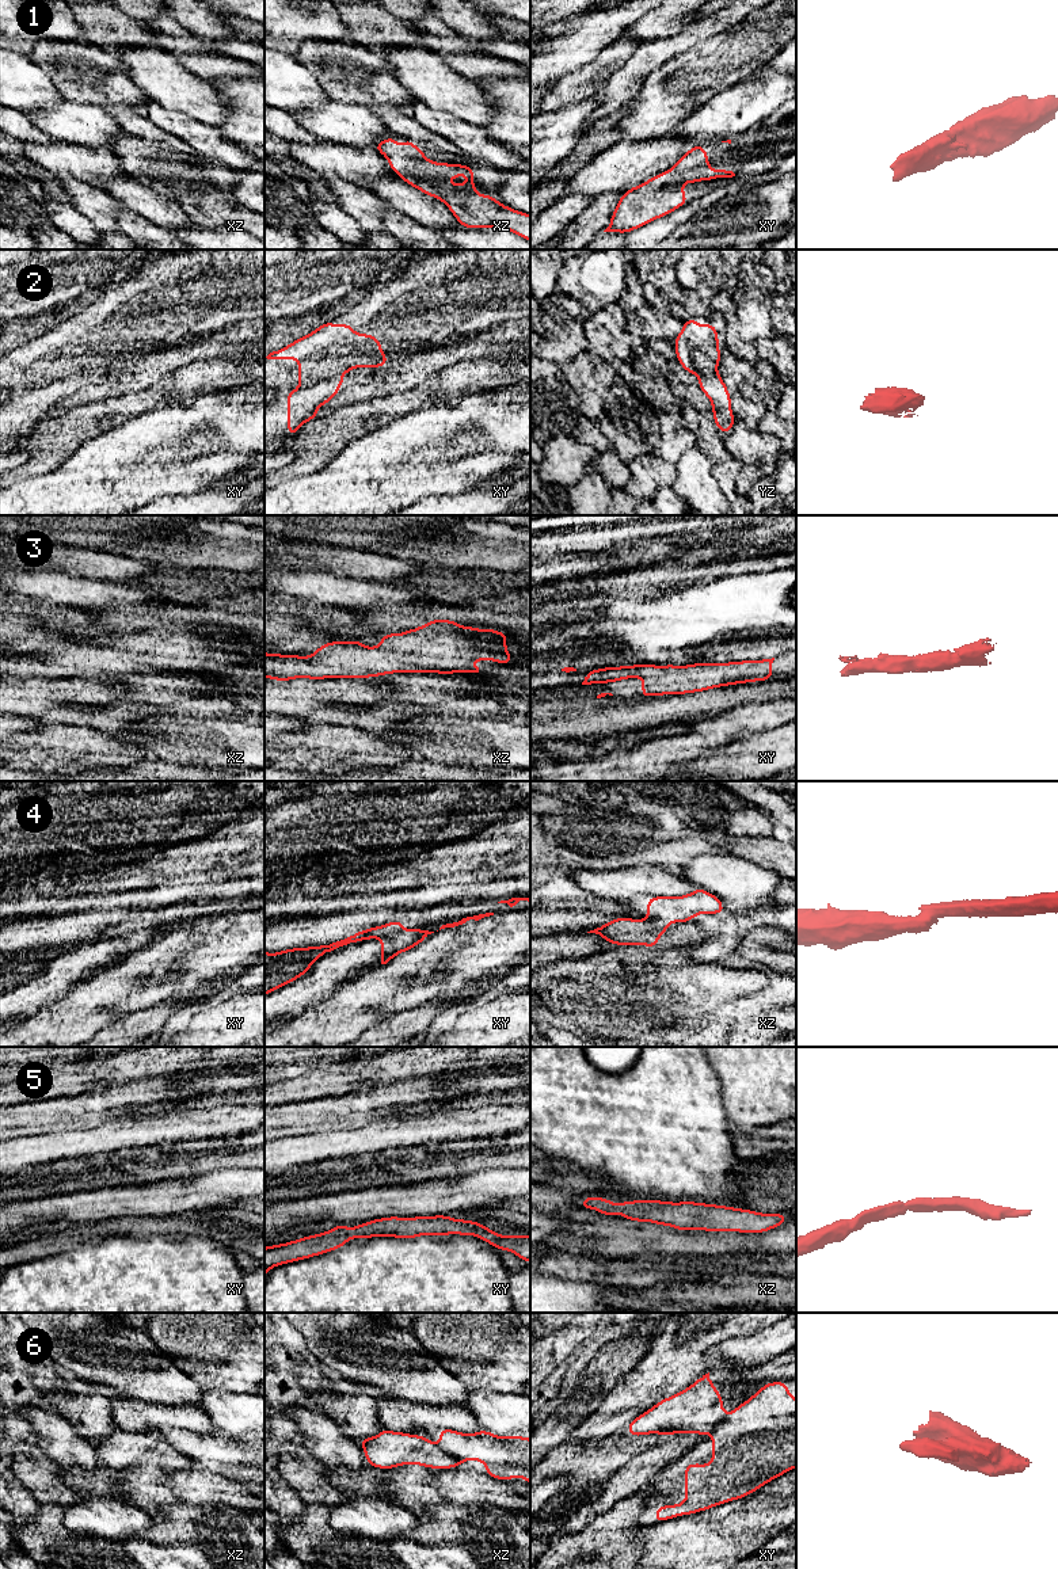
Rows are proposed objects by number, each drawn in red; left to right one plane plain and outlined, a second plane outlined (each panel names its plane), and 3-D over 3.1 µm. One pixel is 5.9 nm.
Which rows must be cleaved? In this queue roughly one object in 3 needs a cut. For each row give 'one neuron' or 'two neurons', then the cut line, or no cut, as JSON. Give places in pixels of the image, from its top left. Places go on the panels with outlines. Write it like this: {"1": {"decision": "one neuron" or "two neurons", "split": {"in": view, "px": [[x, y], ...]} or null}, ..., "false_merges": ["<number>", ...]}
{"1": {"decision": "one neuron", "split": null}, "2": {"decision": "two neurons", "split": {"in": "xy", "px": [[342, 373], [299, 388]]}}, "3": {"decision": "one neuron", "split": null}, "4": {"decision": "two neurons", "split": {"in": "xy", "px": [[402, 929], [392, 936], [380, 937]]}}, "5": {"decision": "one neuron", "split": null}, "6": {"decision": "two neurons", "split": {"in": "xz", "px": [[440, 1446], [461, 1463]]}}, "false_merges": ["2", "4", "6"]}

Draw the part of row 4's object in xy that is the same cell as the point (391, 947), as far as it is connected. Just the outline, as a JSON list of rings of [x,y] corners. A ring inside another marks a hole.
[[[419,928],[401,930],[393,937],[381,937],[381,964],[387,964],[399,953],[406,952],[426,940],[434,932]]]

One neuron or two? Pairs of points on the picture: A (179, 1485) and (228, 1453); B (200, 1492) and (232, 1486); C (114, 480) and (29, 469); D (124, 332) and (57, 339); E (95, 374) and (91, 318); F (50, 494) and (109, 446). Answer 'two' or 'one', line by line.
A: two
B: one
C: two
D: one
E: two
F: one

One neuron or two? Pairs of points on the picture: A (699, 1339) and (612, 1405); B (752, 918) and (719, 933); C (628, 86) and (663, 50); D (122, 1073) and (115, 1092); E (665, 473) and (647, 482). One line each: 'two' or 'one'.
A: one
B: one
C: one
D: two
E: one

